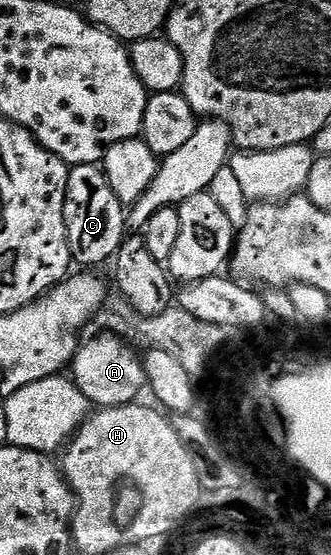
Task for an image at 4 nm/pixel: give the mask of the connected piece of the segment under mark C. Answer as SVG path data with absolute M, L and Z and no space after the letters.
M76 163L67 173L65 193L65 229L72 260L80 268L93 269L97 263L114 260L128 230L125 204L109 185L102 166Z

